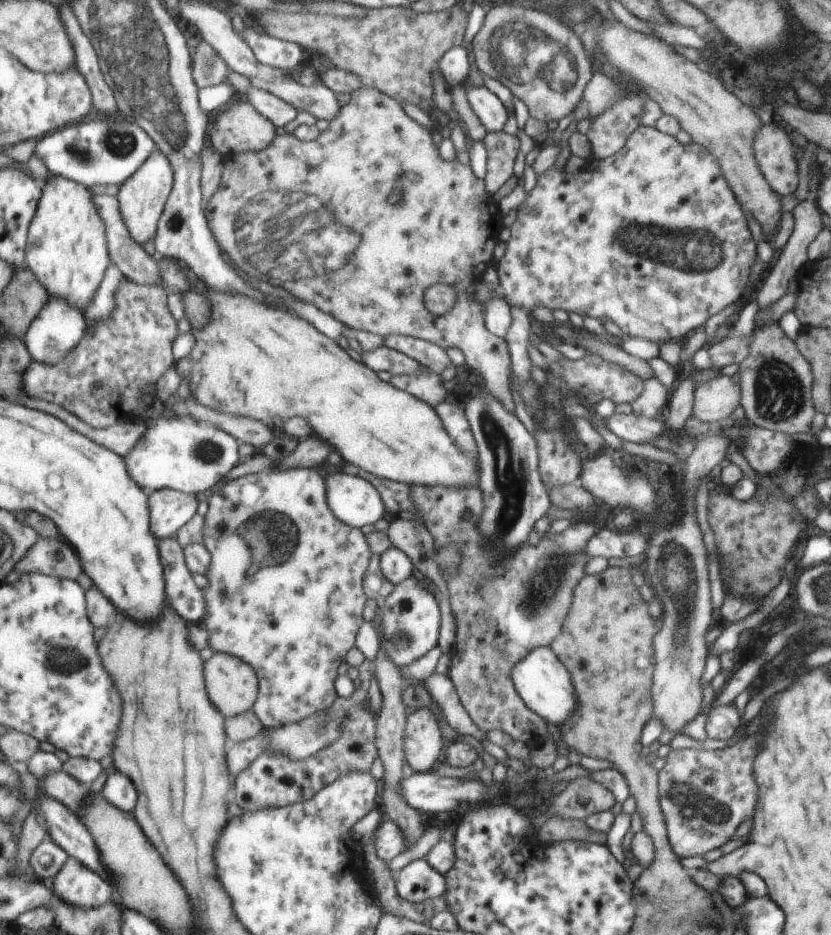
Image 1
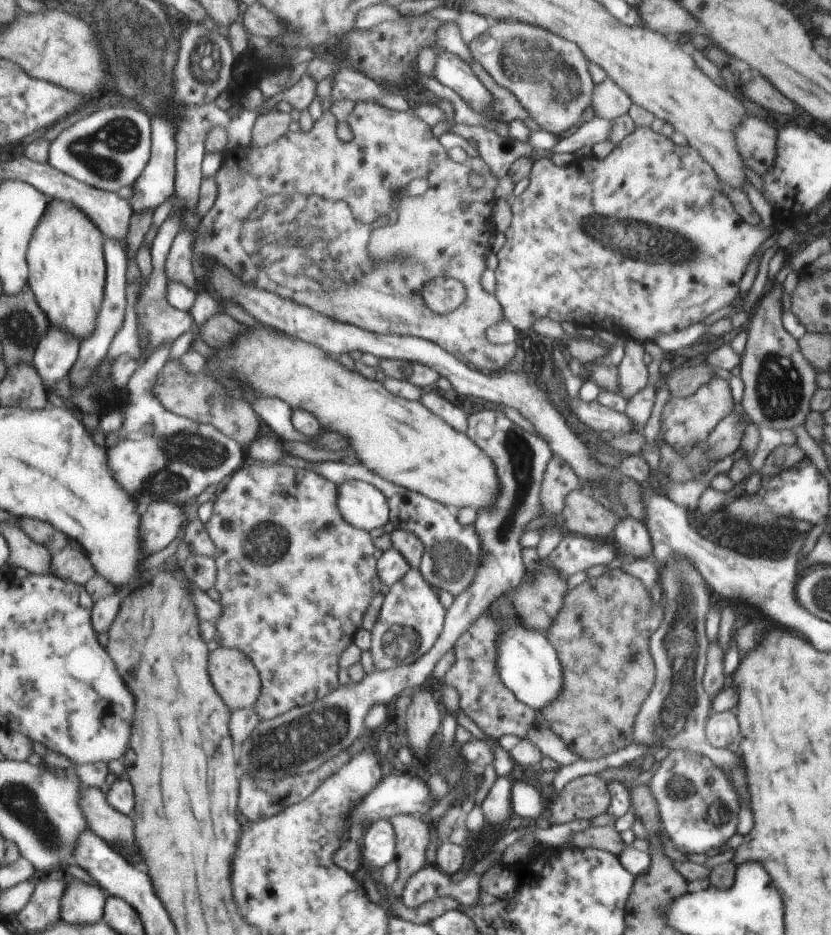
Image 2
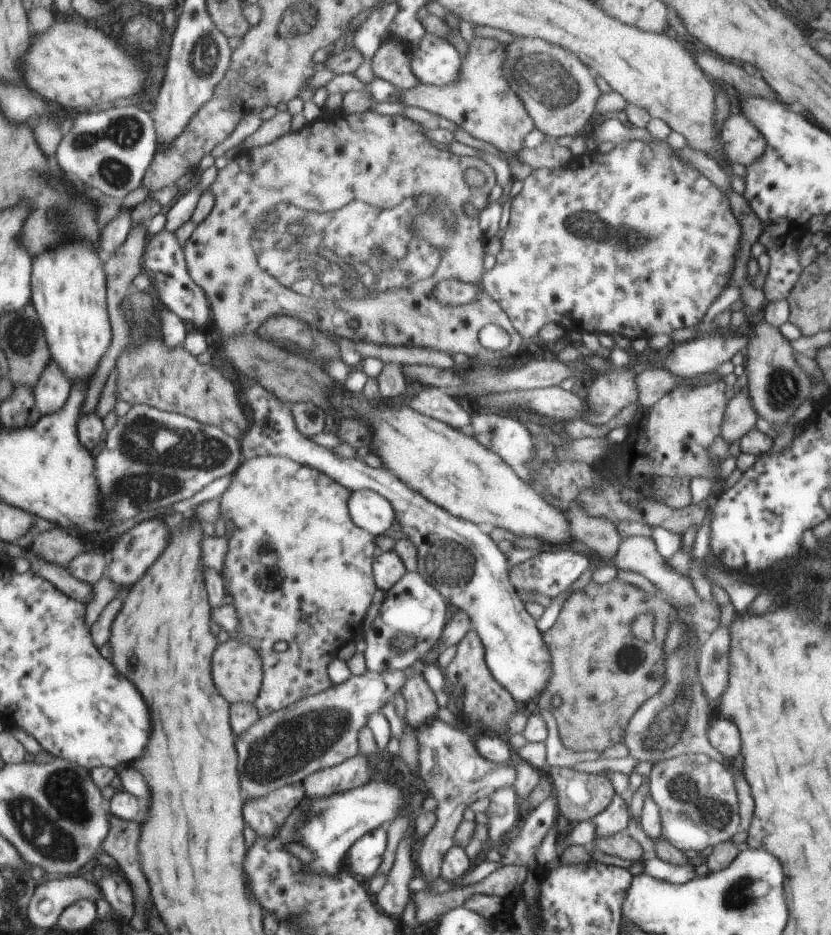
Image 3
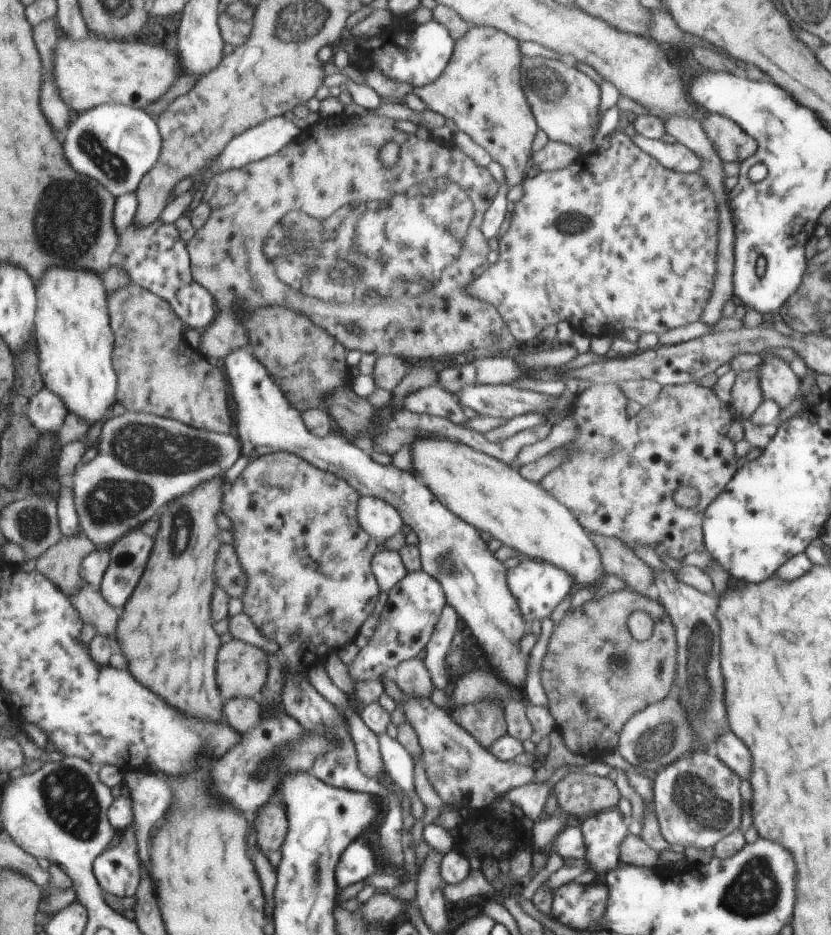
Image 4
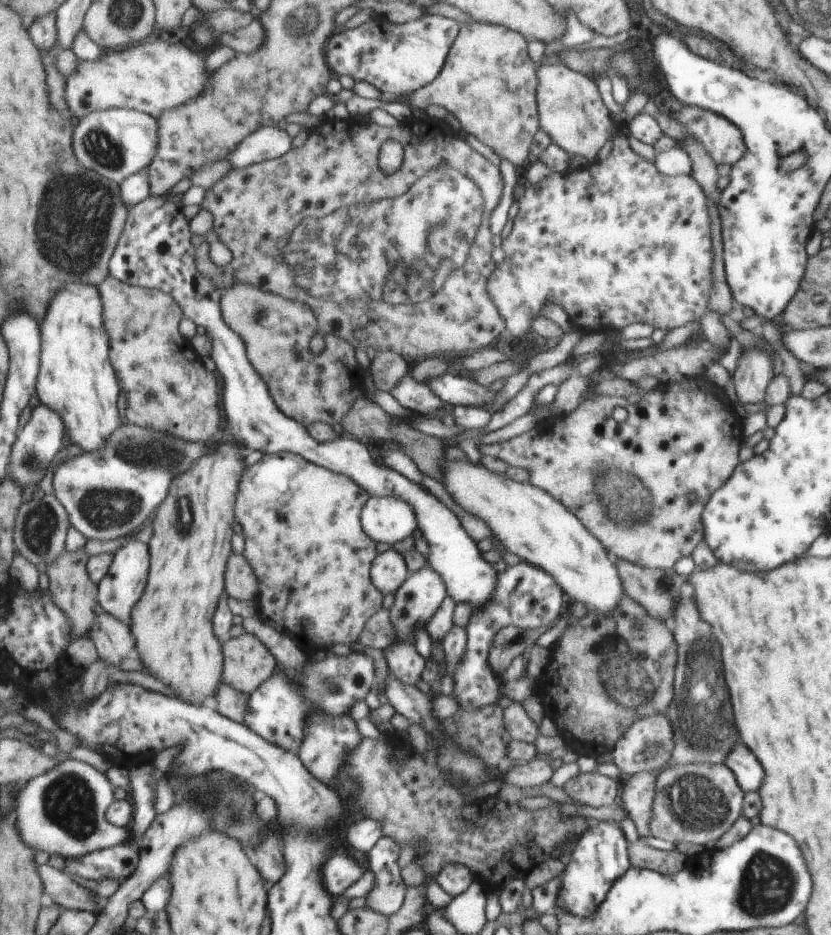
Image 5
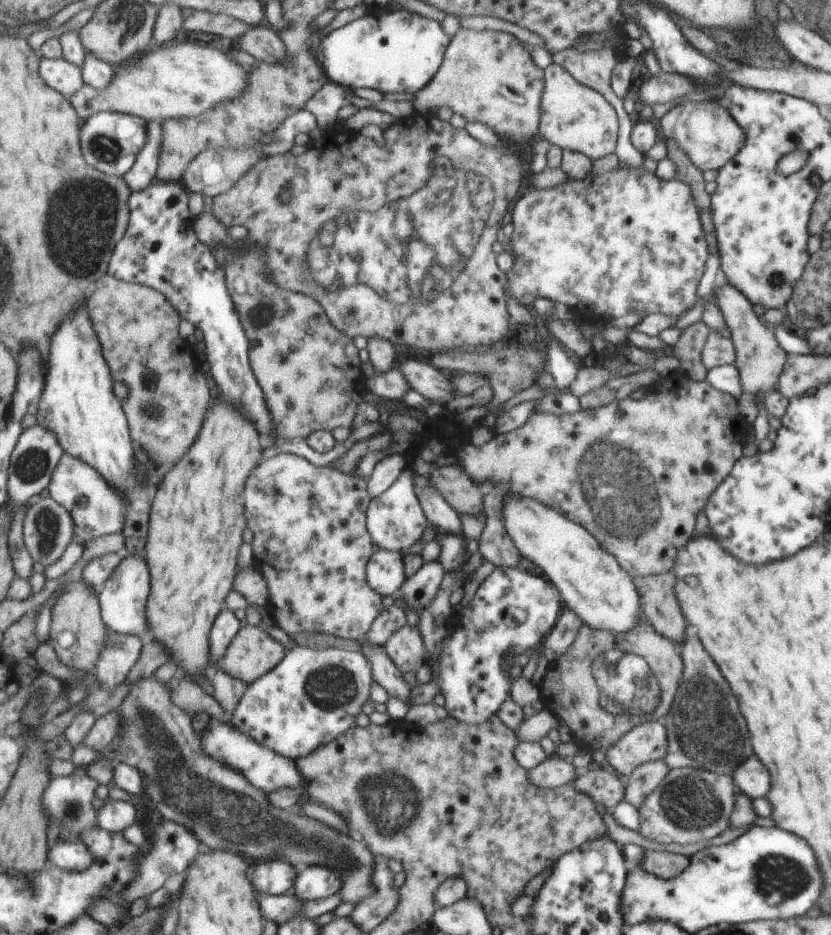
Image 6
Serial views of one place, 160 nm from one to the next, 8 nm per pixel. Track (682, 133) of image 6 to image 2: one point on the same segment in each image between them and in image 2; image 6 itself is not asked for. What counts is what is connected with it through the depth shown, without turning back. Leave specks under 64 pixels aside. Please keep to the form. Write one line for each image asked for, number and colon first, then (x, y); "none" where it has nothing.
2: (756, 141)
3: (742, 142)
4: (732, 144)
5: (723, 142)

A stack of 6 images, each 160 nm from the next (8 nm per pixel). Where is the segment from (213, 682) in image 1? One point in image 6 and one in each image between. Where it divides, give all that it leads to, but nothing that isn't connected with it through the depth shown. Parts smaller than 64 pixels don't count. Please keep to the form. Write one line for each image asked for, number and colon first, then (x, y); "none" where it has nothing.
2: (235, 676)
3: (238, 671)
4: (242, 668)
5: (248, 663)
6: (253, 653)

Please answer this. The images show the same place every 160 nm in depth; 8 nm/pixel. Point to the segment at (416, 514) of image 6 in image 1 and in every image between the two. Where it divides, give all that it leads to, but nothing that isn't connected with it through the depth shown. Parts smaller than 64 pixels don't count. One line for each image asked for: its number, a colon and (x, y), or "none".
1: (354, 501)
2: (364, 507)
3: (367, 509)
4: (376, 517)
5: (386, 520)

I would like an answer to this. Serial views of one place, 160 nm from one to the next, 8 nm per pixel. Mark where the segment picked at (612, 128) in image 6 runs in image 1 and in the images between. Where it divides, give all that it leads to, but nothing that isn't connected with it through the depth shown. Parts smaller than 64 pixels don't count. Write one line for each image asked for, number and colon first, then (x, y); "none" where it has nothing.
1: (536, 55)
2: (547, 75)
3: (559, 92)
4: (564, 101)
5: (573, 116)

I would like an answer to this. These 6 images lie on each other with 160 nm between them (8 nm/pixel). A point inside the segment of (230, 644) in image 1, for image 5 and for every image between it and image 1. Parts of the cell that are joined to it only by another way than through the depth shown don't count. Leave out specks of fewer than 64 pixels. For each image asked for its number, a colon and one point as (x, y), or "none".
2: (265, 509)
3: (287, 524)
4: (310, 586)
5: (301, 522)

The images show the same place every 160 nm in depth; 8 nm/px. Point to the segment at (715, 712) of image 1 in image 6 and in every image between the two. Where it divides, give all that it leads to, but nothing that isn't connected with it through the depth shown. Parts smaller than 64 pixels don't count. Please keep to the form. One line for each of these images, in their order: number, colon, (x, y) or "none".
2: (721, 729)
3: (722, 735)
4: (730, 750)
5: (748, 773)
6: (751, 778)

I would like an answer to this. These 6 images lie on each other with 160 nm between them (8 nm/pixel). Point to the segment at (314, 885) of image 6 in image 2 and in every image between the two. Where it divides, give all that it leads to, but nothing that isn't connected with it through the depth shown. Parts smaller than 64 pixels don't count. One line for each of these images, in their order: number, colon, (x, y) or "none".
2: (377, 842)
3: (363, 858)
4: (357, 862)
5: (340, 871)

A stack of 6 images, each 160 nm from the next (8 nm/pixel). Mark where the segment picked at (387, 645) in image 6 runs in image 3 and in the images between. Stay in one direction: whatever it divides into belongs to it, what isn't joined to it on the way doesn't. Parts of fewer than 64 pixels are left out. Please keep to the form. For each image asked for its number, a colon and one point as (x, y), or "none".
3: (420, 705)
4: (411, 677)
5: (403, 662)

